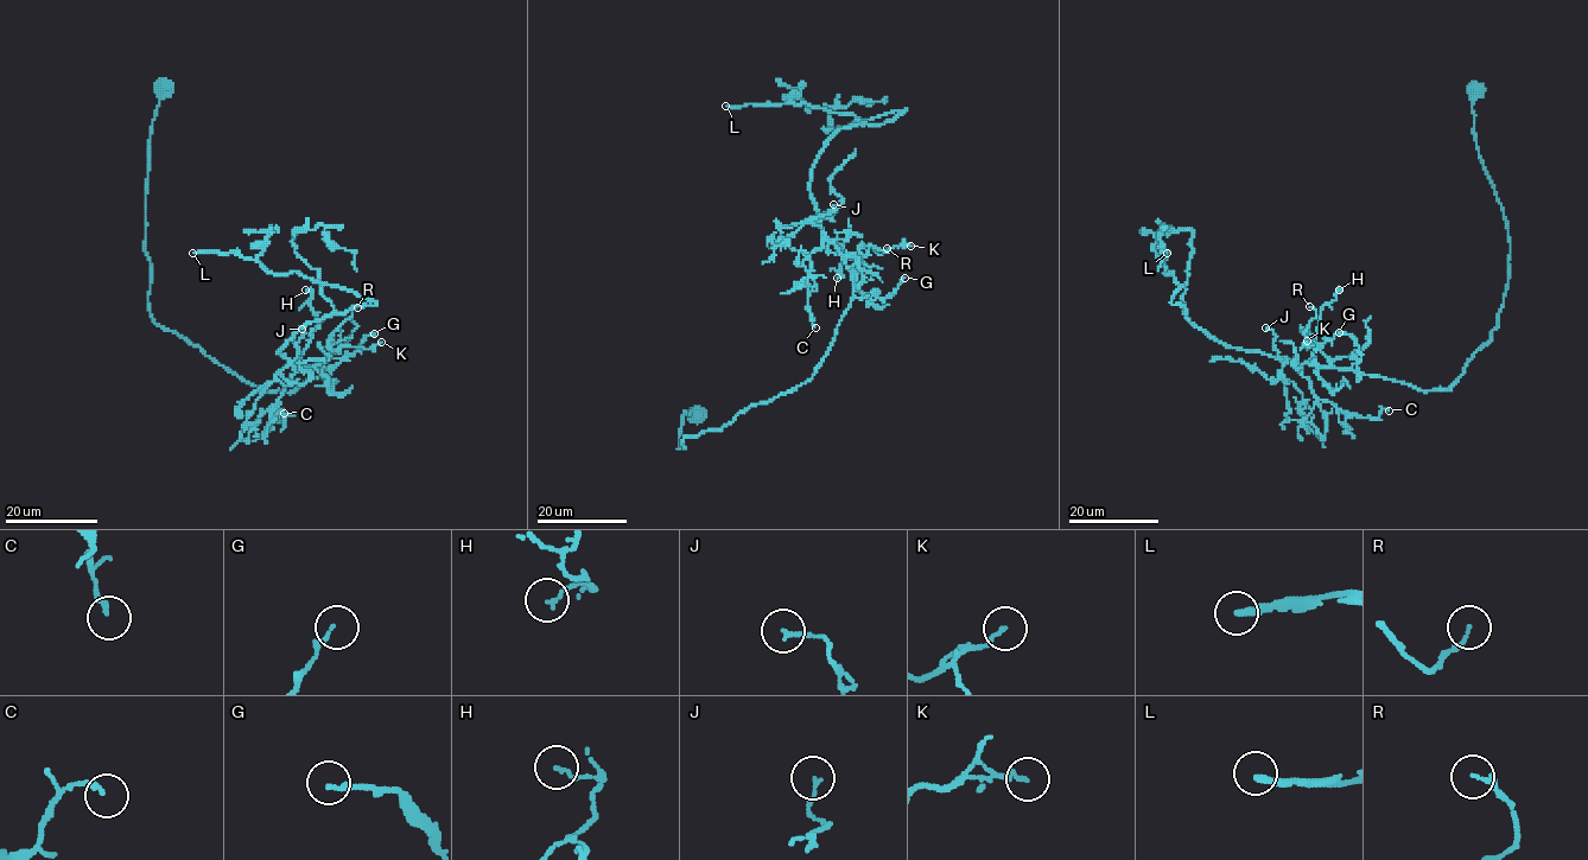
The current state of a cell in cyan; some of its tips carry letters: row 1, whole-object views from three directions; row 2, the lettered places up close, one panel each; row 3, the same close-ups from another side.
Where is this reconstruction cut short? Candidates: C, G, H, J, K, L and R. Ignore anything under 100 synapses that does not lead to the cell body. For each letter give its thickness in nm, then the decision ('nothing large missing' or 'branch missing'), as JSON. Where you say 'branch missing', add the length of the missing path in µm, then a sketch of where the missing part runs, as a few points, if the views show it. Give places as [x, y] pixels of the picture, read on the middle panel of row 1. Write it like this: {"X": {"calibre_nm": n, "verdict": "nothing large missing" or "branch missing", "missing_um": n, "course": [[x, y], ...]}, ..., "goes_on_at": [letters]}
{"C": {"calibre_nm": 160, "verdict": "nothing large missing"}, "G": {"calibre_nm": 110, "verdict": "nothing large missing"}, "H": {"calibre_nm": 110, "verdict": "nothing large missing"}, "J": {"calibre_nm": 120, "verdict": "nothing large missing"}, "K": {"calibre_nm": 120, "verdict": "nothing large missing"}, "L": {"calibre_nm": 240, "verdict": "branch missing", "missing_um": 60, "course": [[725, 106], [655, 110], [635, 100], [596, 103], [589, 97], [563, 96]]}, "R": {"calibre_nm": 110, "verdict": "nothing large missing"}, "goes_on_at": ["L"]}

